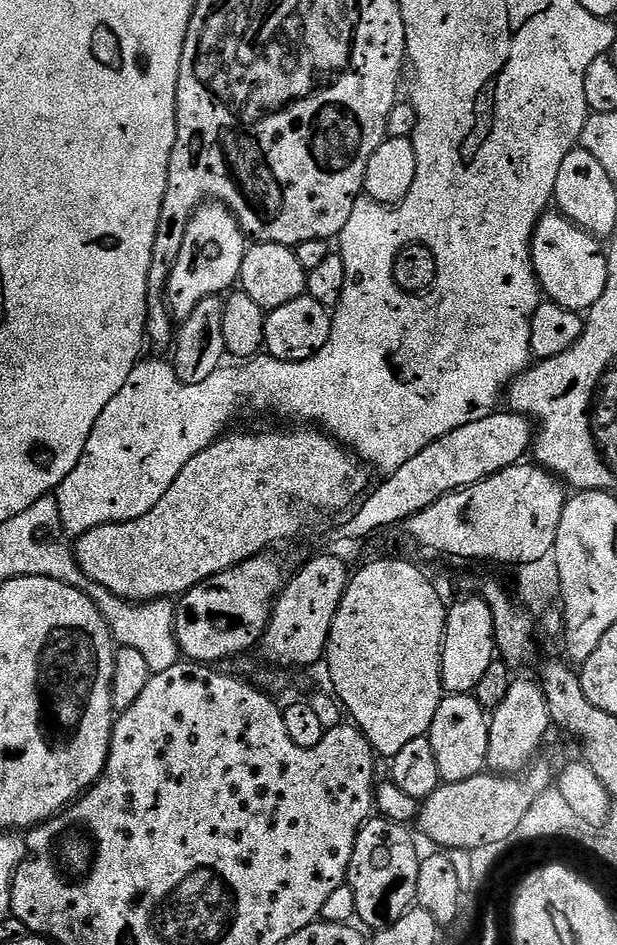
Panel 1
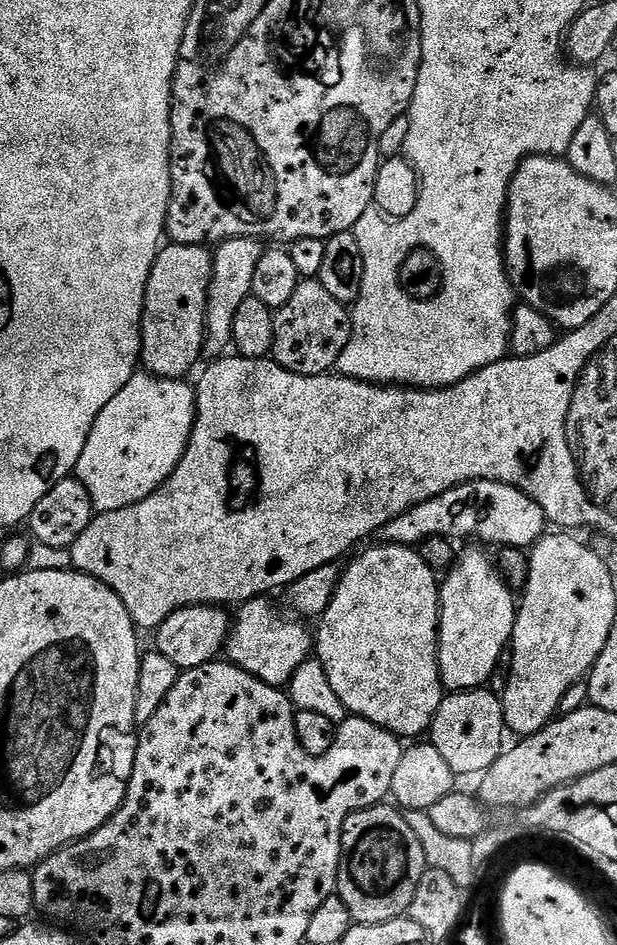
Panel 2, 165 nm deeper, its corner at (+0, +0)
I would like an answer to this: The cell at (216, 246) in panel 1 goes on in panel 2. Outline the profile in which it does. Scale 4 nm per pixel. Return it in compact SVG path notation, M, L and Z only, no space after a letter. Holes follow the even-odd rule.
M172 244L156 255L154 266L146 286L144 317L140 323L140 359L143 367L153 376L164 376L168 380L187 377L187 372L202 360L204 351L204 323L208 309L208 287L212 281L212 257L207 247L198 244Z

